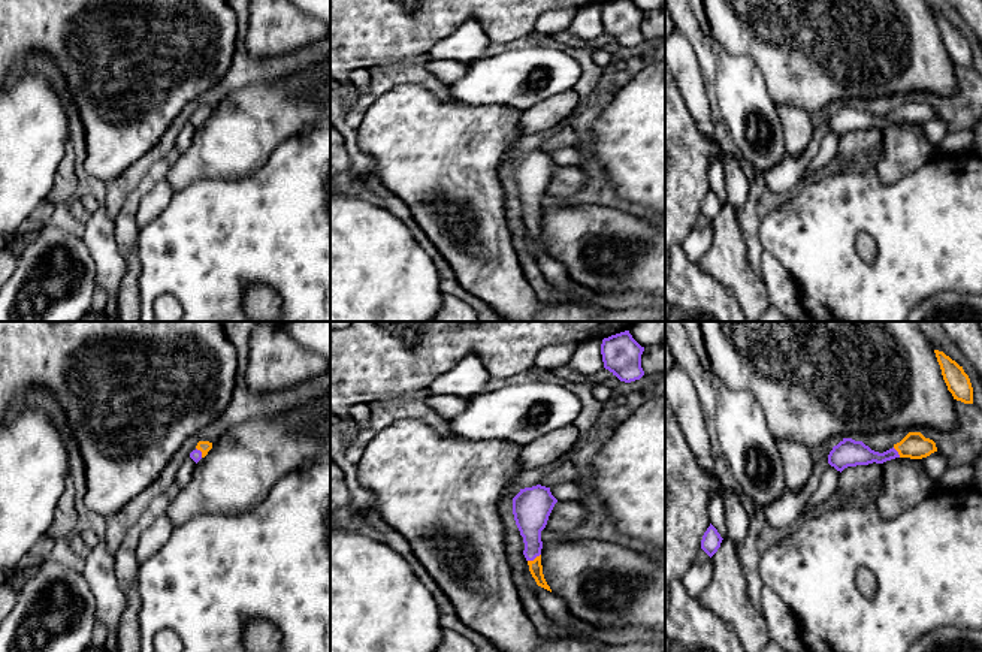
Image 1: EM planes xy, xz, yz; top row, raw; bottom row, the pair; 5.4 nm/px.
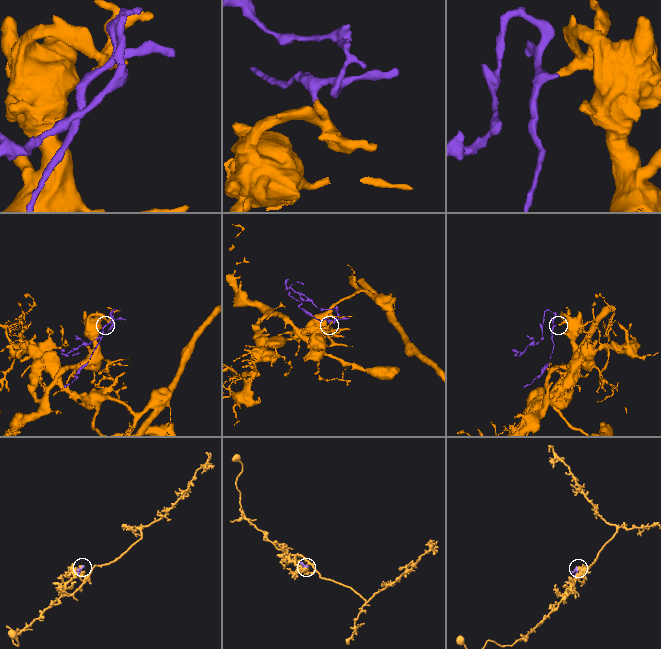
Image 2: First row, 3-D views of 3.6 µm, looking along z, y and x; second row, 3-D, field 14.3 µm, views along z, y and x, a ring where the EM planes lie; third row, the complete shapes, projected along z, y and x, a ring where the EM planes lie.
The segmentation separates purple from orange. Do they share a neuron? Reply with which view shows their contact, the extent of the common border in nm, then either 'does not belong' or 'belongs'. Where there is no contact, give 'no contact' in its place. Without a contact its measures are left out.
contact in xz; length 80 nm; belongs

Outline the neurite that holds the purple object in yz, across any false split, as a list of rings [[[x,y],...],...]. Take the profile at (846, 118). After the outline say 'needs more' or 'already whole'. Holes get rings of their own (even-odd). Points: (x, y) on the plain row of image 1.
[[[909,97],[900,108],[883,118],[871,115],[862,106],[843,103],[830,117],[828,129],[842,138],[847,132],[883,129],[895,123],[922,124],[934,117],[937,117],[936,108],[921,97]]]; needs more

